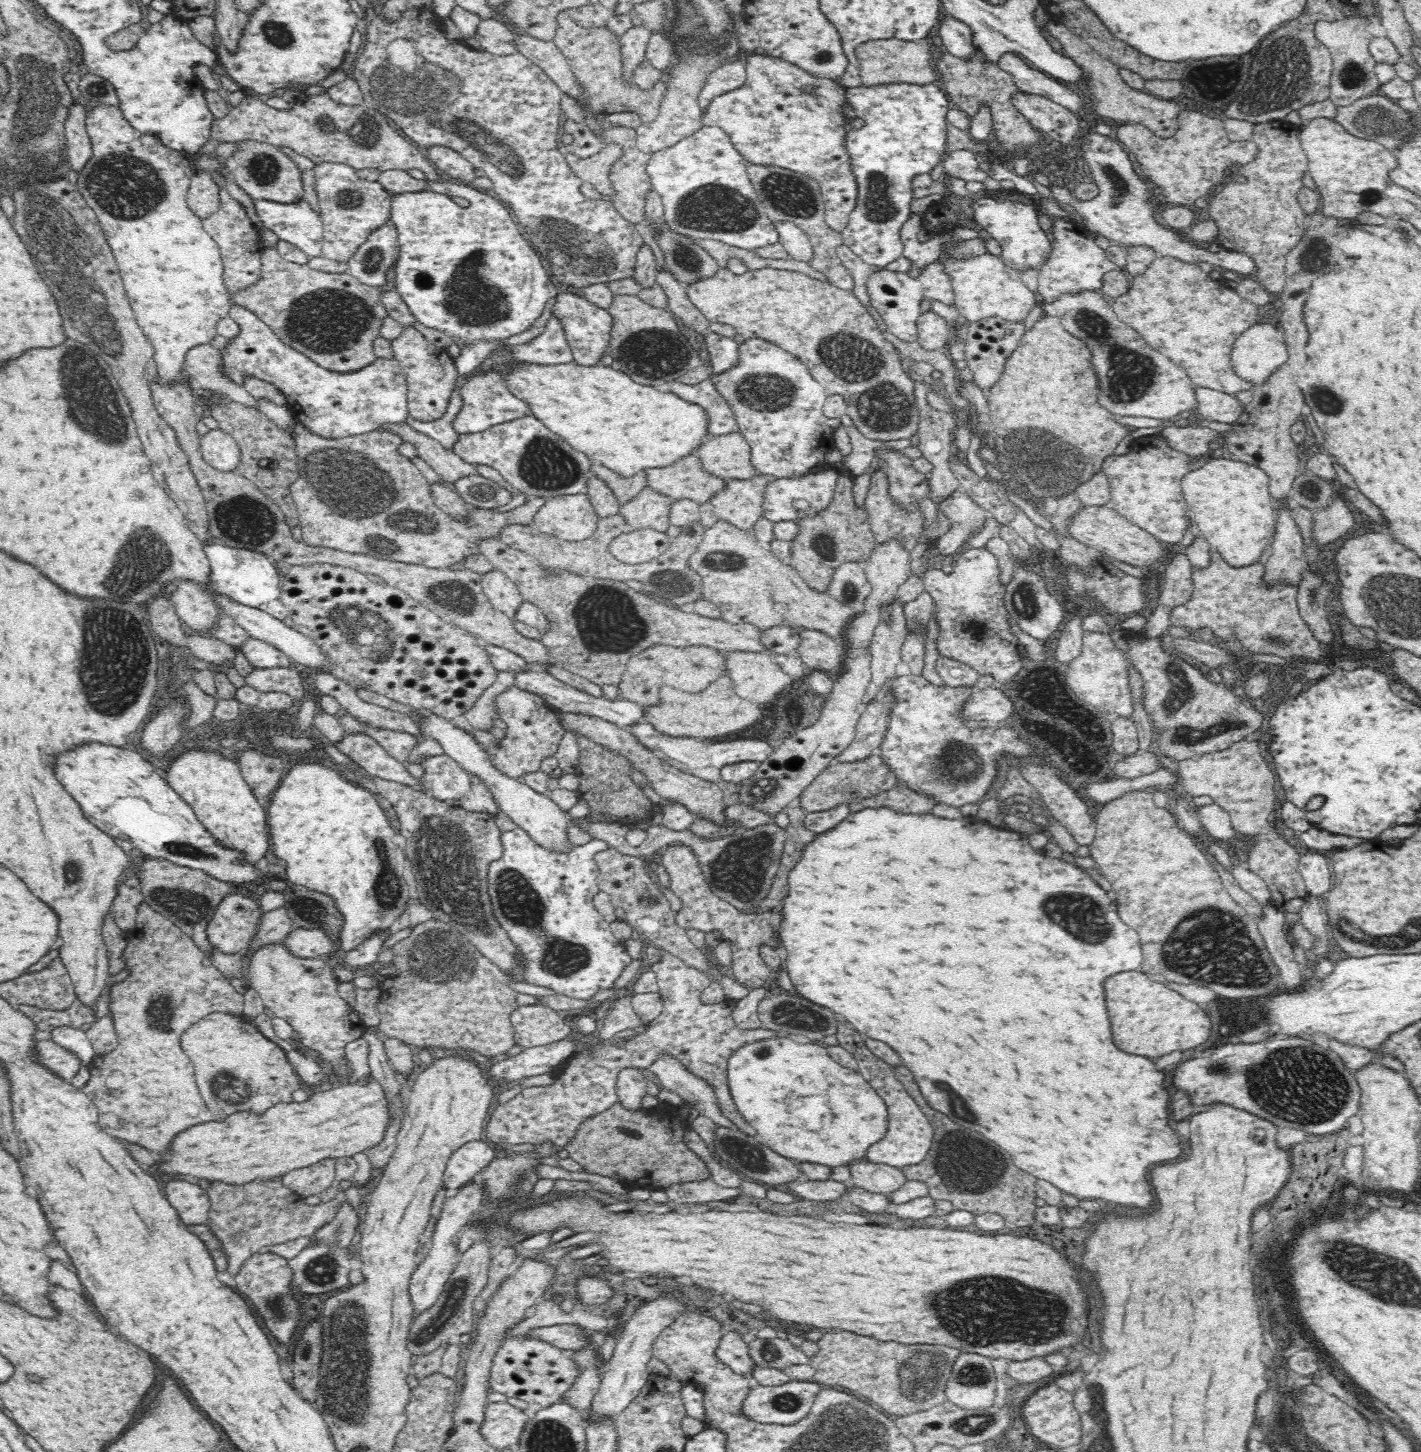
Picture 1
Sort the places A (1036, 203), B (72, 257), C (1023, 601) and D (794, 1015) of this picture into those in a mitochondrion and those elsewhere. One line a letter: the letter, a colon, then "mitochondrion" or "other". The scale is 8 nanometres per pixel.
A: other
B: mitochondrion
C: mitochondrion
D: mitochondrion

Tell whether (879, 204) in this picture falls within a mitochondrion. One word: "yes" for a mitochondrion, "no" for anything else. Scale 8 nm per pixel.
yes

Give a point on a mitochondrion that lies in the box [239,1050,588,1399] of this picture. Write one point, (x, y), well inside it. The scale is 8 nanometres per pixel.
(319, 1271)

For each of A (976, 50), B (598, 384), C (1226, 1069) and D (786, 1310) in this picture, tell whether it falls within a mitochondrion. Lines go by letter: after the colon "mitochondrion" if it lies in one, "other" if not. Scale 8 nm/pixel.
A: other
B: other
C: mitochondrion
D: other

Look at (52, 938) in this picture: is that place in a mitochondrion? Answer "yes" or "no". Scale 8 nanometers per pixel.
no

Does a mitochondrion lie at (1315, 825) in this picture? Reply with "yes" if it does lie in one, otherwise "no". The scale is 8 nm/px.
no

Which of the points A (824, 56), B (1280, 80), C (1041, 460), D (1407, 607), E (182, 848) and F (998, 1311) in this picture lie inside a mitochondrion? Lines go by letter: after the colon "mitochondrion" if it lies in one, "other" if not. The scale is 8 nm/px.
A: mitochondrion
B: mitochondrion
C: mitochondrion
D: mitochondrion
E: mitochondrion
F: mitochondrion

